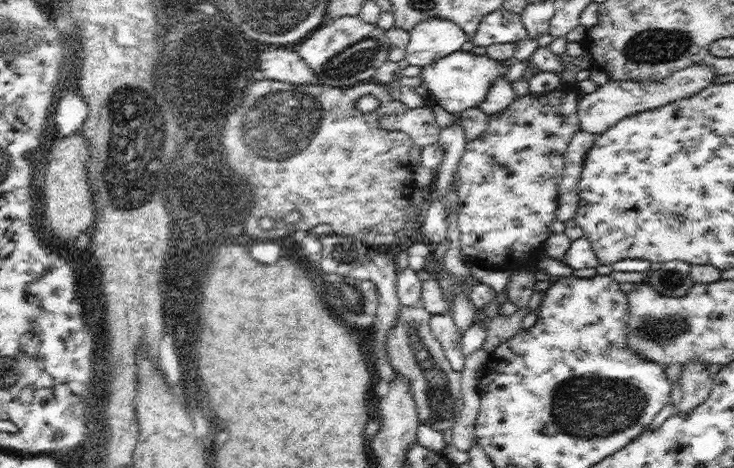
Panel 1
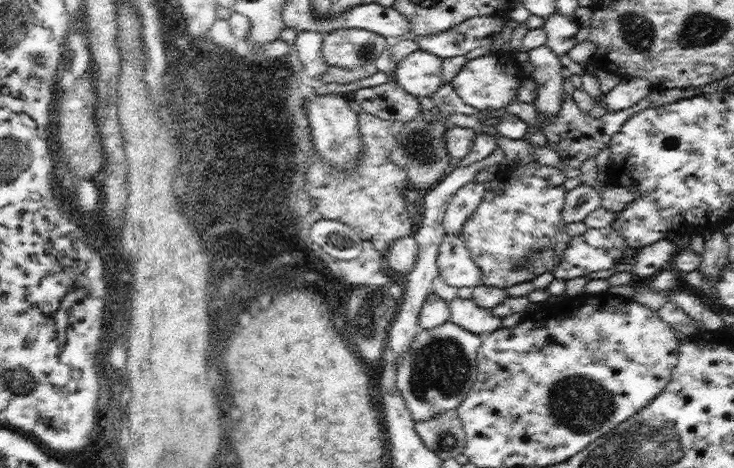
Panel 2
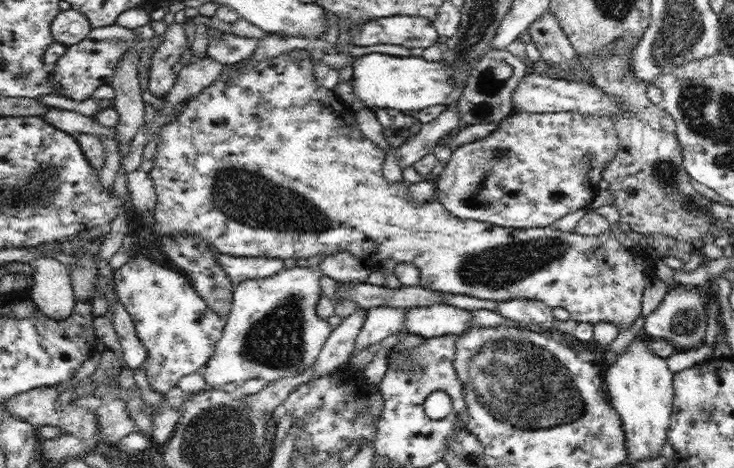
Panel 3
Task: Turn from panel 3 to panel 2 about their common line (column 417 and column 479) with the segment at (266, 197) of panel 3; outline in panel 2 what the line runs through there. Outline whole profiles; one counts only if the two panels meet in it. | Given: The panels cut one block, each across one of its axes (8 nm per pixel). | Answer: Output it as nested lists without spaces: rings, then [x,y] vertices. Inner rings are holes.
[[[531,160],[531,162],[527,162],[523,166],[517,166],[517,168],[511,168],[511,170],[505,168],[497,174],[497,178],[493,182],[485,182],[485,194],[481,198],[481,204],[465,220],[463,232],[459,234],[459,238],[463,240],[463,246],[471,254],[471,260],[483,272],[483,284],[505,290],[505,288],[521,284],[525,280],[535,280],[539,274],[553,272],[553,268],[561,260],[563,250],[571,242],[571,238],[563,232],[565,222],[561,220],[561,210],[563,210],[565,194],[567,194],[563,190],[565,180],[567,178],[559,168],[543,166],[543,164],[537,164],[537,160]],[[525,256],[531,256],[531,260],[523,268],[519,268],[519,262]]]

